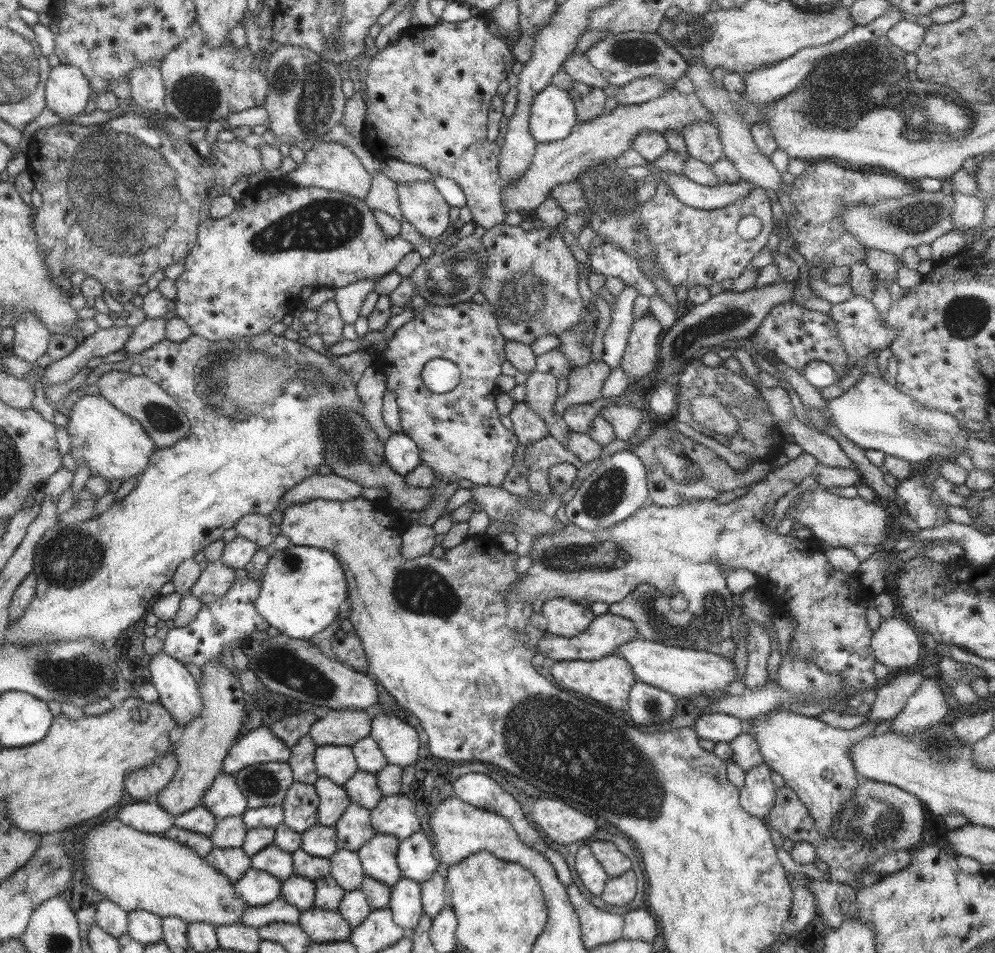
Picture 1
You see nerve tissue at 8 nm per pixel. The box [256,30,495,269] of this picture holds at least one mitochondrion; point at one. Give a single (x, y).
(308, 84)

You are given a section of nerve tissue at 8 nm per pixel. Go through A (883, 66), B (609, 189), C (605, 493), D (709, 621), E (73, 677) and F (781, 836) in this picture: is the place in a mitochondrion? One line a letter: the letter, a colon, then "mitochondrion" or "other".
A: mitochondrion
B: mitochondrion
C: mitochondrion
D: mitochondrion
E: mitochondrion
F: other

